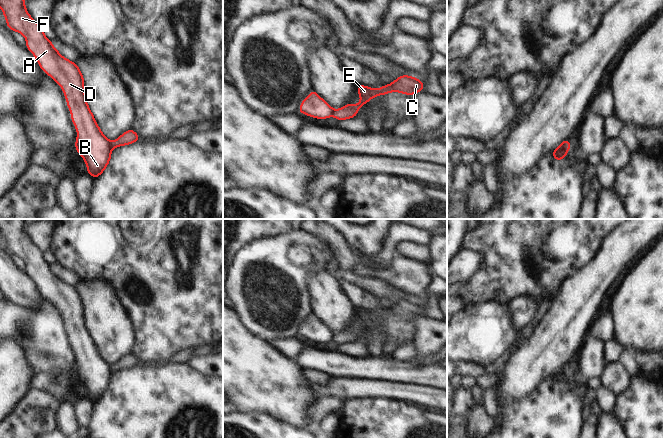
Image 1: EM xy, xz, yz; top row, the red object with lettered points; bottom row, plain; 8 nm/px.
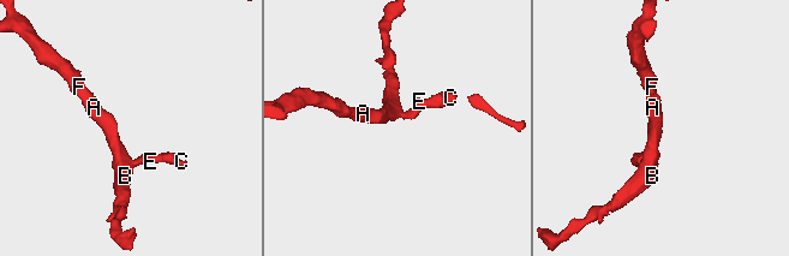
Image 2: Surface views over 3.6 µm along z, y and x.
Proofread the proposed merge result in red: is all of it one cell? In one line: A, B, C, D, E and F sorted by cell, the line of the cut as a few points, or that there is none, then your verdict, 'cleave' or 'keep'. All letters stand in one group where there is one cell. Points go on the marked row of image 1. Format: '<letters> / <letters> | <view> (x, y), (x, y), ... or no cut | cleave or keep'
A B D F / C E | yz (561, 144), (570, 148) | cleave

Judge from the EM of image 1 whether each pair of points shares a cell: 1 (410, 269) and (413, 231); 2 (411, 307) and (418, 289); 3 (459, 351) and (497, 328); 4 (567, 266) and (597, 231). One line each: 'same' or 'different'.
1: different
2: different
3: same
4: same

